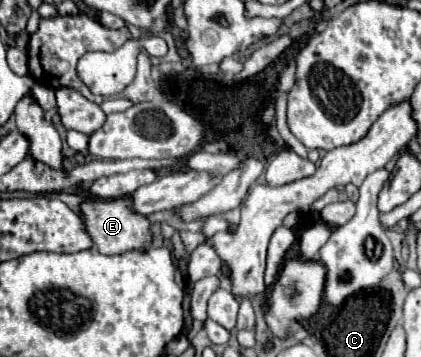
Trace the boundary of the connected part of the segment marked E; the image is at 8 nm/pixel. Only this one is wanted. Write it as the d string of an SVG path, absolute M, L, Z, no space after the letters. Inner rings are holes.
M94 196L84 198L80 202L80 216L84 220L84 230L90 234L92 242L100 254L116 256L116 254L124 254L130 250L146 252L152 246L152 230L150 230L152 224L150 224L148 216L134 210L132 196L112 198L112 200L102 200L102 198L94 198Z

